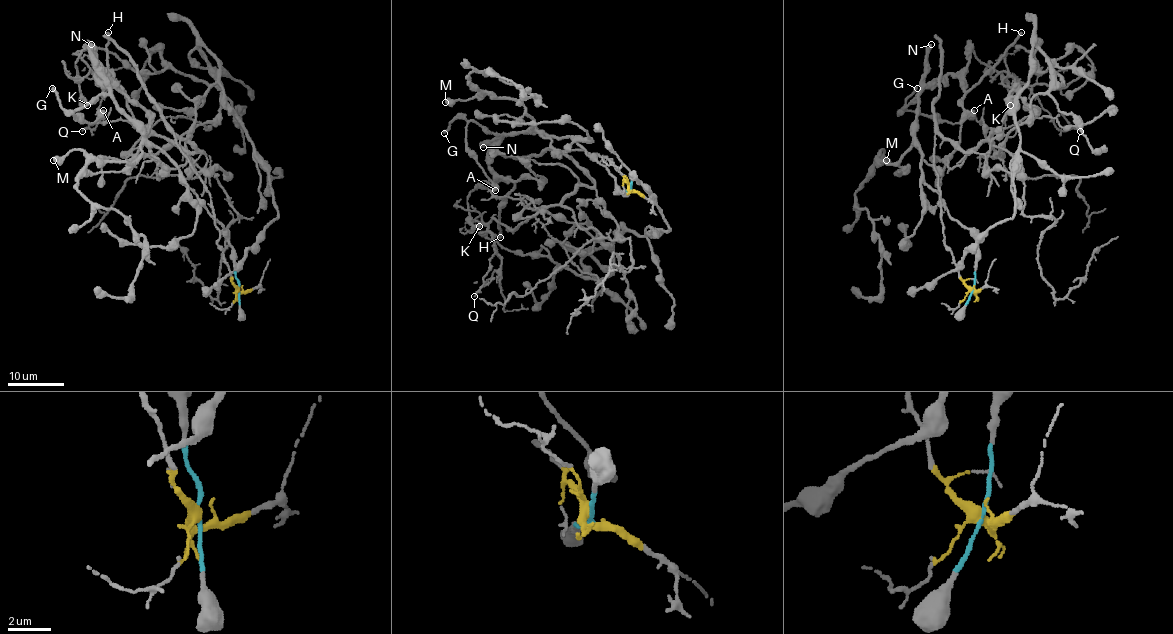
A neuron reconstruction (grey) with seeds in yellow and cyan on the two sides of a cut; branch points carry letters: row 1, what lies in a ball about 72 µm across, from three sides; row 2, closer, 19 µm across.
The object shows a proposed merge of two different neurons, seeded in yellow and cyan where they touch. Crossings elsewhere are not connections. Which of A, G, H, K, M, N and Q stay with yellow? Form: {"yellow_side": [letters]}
{"yellow_side": ["Q"]}

